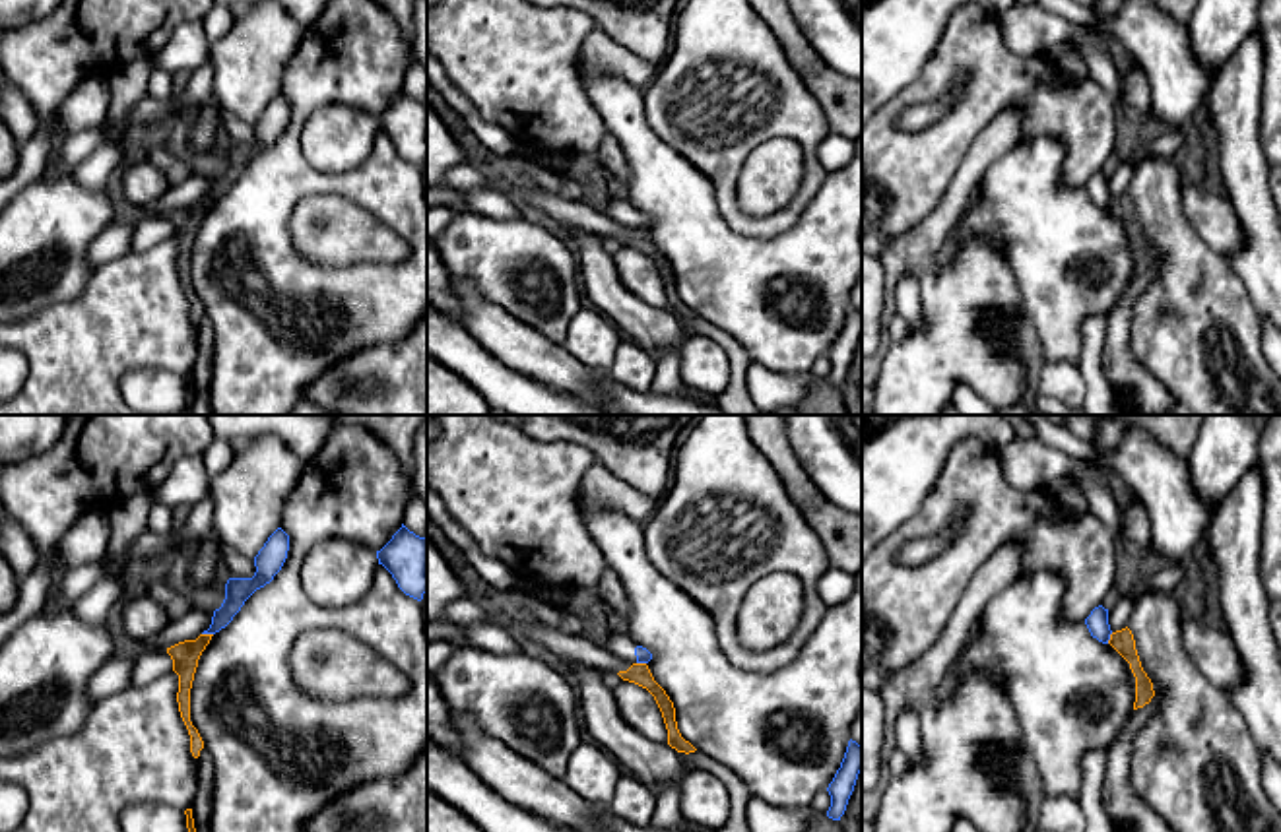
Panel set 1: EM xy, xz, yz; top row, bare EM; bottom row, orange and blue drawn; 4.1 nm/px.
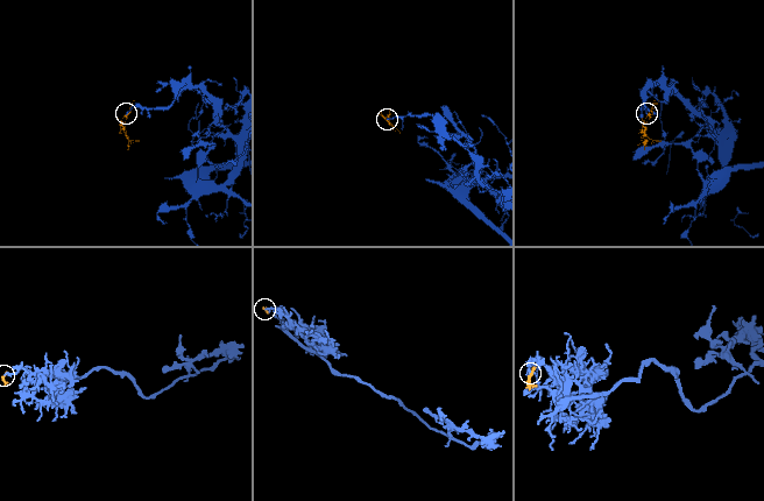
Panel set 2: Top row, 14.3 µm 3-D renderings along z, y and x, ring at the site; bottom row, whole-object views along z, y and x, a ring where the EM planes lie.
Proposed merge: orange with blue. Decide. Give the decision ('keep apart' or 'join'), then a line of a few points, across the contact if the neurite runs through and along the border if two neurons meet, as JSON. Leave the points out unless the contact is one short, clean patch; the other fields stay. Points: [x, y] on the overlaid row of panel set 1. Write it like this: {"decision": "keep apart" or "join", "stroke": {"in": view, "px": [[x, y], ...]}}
{"decision": "keep apart", "stroke": {"in": "xy", "px": [[202, 633], [212, 635]]}}

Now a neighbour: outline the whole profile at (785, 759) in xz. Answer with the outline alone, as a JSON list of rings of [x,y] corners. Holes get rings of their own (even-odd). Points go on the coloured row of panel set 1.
[[[580,491],[578,508],[625,588],[631,603],[627,636],[652,654],[646,665],[673,702],[681,737],[728,766],[753,797],[780,809],[809,807],[840,768],[850,725],[862,714],[862,570],[854,574],[852,593],[827,607],[794,661],[771,673],[753,673],[730,663],[718,644],[714,617],[650,562],[642,524],[606,508],[586,512]]]

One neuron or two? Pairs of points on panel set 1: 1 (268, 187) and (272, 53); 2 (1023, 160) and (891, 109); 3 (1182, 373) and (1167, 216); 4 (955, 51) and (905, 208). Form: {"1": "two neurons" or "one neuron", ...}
{"1": "two neurons", "2": "two neurons", "3": "one neuron", "4": "one neuron"}

